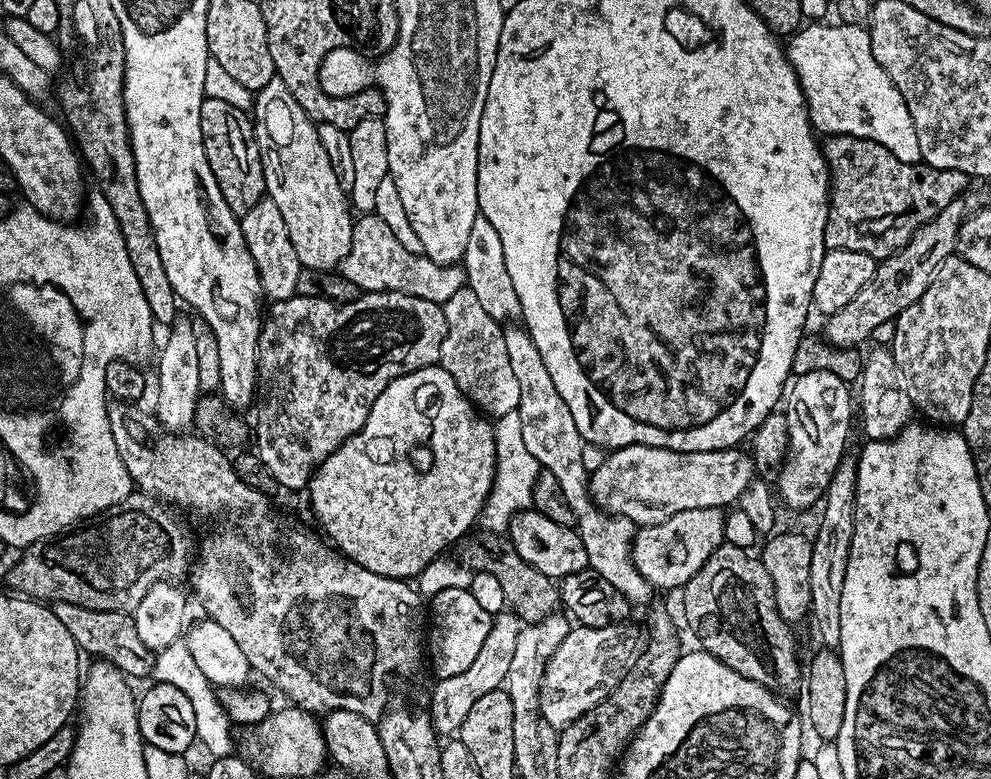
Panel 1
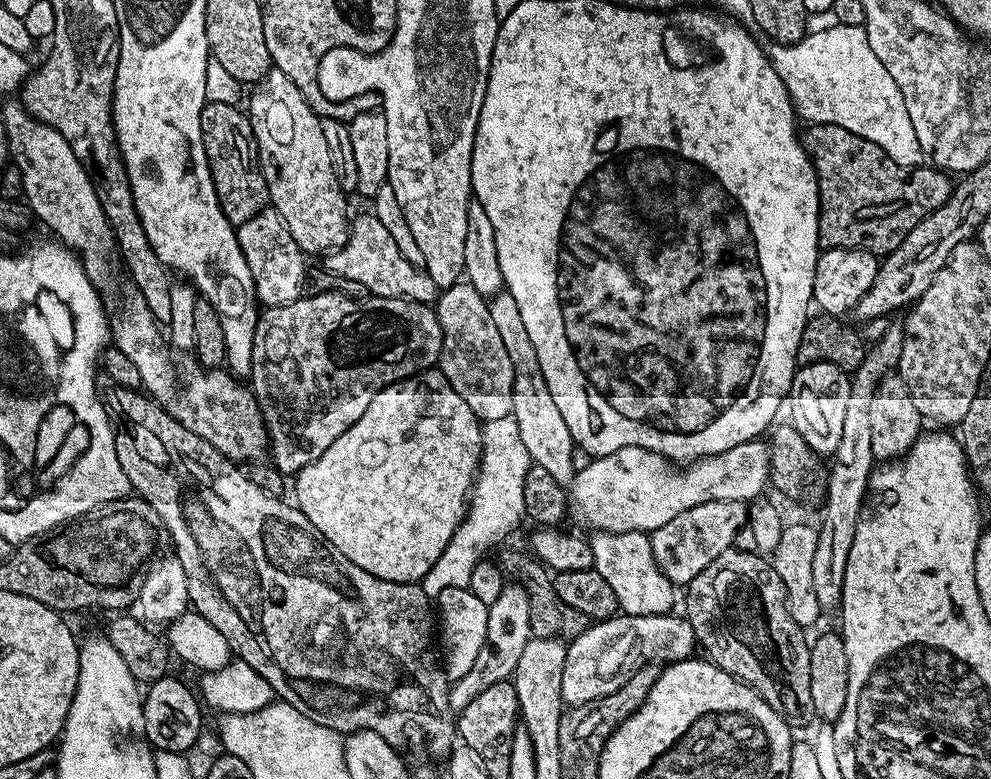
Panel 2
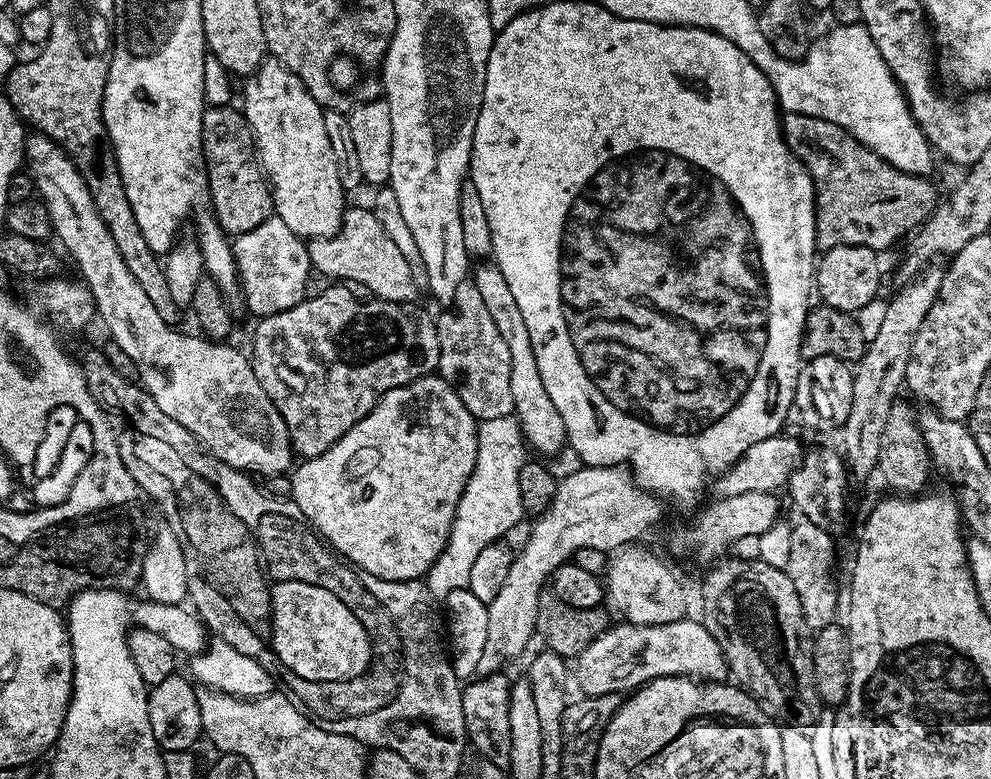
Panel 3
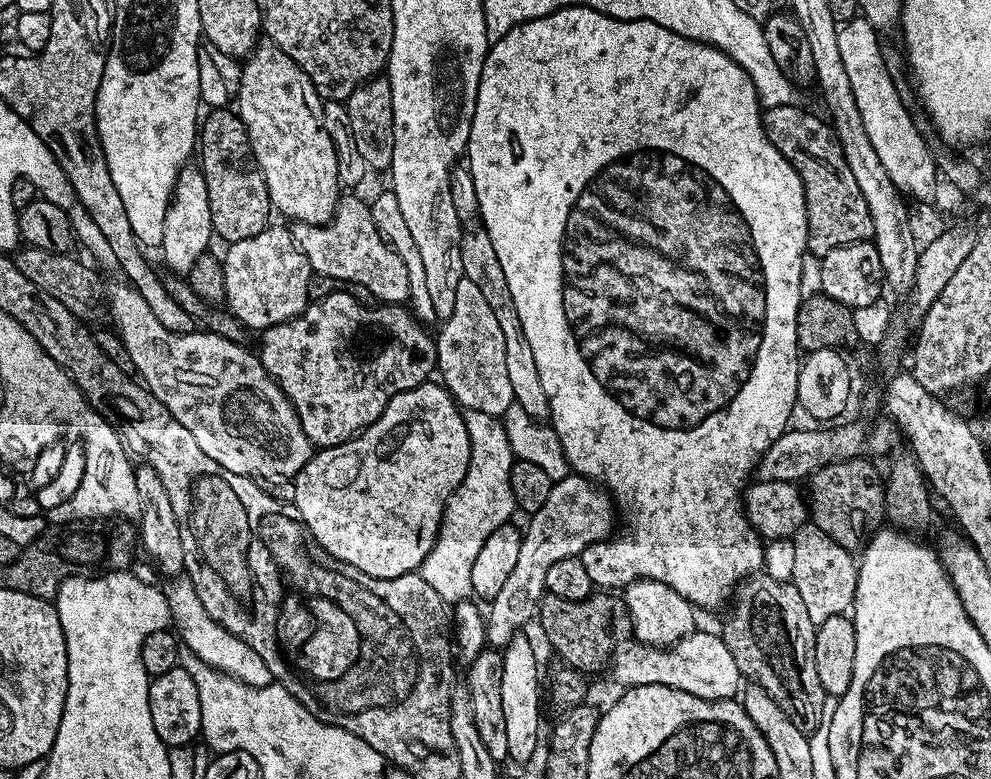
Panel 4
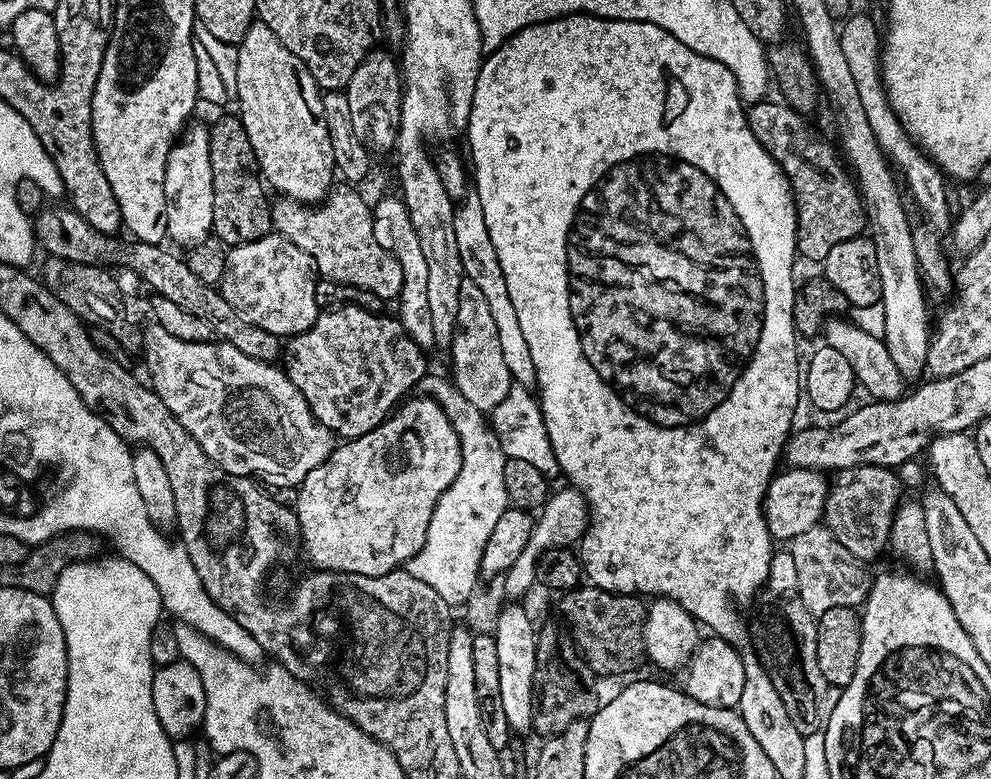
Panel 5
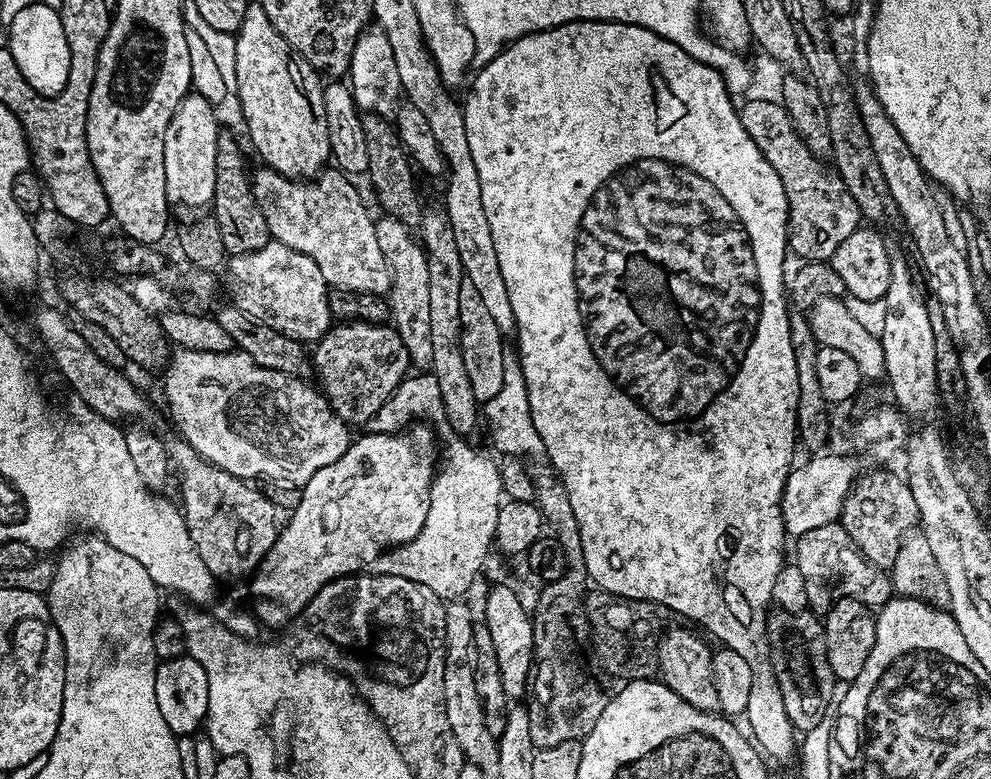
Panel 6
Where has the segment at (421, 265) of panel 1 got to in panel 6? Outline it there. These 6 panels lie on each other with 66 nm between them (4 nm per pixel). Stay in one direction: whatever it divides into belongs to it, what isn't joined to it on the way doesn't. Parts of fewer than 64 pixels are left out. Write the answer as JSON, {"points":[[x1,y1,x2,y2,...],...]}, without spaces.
{"points":[[260,166,257,172,255,169,251,173,252,193,262,210,262,218,266,218,266,226,273,240,290,246,290,250,306,254,306,258,314,258,314,262,318,262,318,270,322,270,322,278,332,288,387,297,392,288,392,275,382,249,378,247,374,216,368,213,359,190,352,185,355,183,345,173,339,170,328,171,321,171,315,178,305,182,300,178,284,176,267,166]]}

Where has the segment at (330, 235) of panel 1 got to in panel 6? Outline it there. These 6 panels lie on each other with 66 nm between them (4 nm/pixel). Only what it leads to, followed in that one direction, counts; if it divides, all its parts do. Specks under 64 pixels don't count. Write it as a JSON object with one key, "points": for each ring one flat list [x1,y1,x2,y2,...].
{"points":[[258,2,249,3,236,38,236,69,238,70,238,90,235,99,240,100,240,112,244,115,244,124,248,127,248,136,261,156,263,163,275,172,293,178,312,178,329,163,330,134,326,130,326,106,324,105,324,89,319,80,317,69,307,64,296,55,292,48,274,30,270,18,266,18,266,10]]}

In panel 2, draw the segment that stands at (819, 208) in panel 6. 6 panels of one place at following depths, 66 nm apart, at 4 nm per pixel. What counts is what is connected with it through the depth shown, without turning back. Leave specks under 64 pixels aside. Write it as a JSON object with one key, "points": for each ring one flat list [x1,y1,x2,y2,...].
{"points":[[808,124,805,129,800,136,800,144,812,159,820,187,818,238,821,249,861,248,877,254,890,253,902,246,906,234,910,234,910,230,914,230,914,226,918,226,922,218,948,201,948,195,954,187,953,181,948,181,951,180,949,173,935,166,898,166,898,162,894,162,894,158,890,158,886,150,882,150,882,146,858,134,850,134,850,130,842,130,842,126]]}

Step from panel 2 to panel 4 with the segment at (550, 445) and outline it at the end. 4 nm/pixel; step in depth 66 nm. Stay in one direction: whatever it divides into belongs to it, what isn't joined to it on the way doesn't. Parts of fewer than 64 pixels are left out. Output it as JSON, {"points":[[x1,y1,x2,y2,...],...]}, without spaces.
{"points":[[465,231,460,238,462,254,462,270,464,279,474,282,479,292,486,298,494,318,498,318,498,327,502,330,502,339,506,342,506,371,510,377,510,390,513,401,522,406,536,422,549,419,548,395,542,390,542,378,538,378,538,366,534,363,534,354,530,351,530,342,526,342,526,334,520,325,518,314,514,310,514,298,510,298,510,286,506,286,506,273,498,262,498,254,494,254,494,242,490,242,488,233]]}

